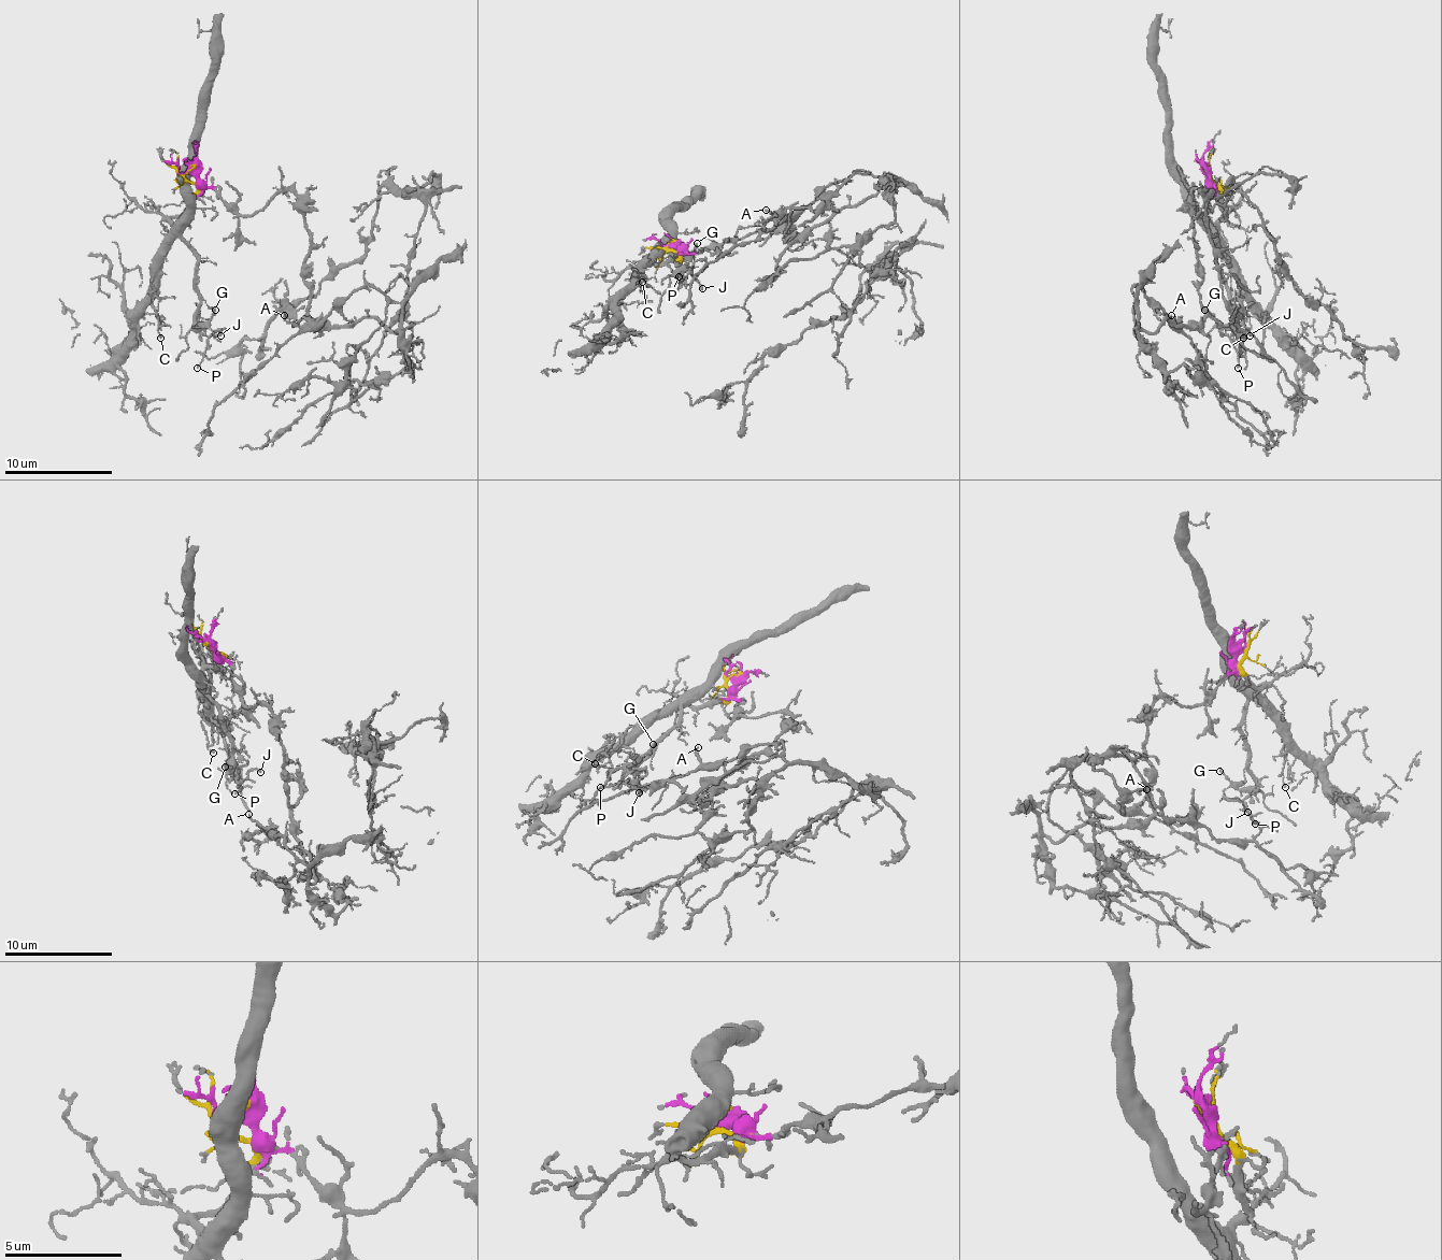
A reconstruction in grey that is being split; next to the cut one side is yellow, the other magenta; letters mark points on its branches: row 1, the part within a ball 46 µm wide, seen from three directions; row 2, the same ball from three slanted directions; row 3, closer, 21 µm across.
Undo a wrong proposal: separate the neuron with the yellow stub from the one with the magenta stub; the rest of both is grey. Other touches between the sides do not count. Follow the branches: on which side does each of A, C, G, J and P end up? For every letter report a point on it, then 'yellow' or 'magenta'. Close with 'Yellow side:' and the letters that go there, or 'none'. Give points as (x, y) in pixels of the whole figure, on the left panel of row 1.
A: at (284, 315); magenta
C: at (160, 338); yellow
G: at (215, 310); yellow
J: at (220, 335); yellow
P: at (197, 368); yellow
Yellow side: C, G, J, P

